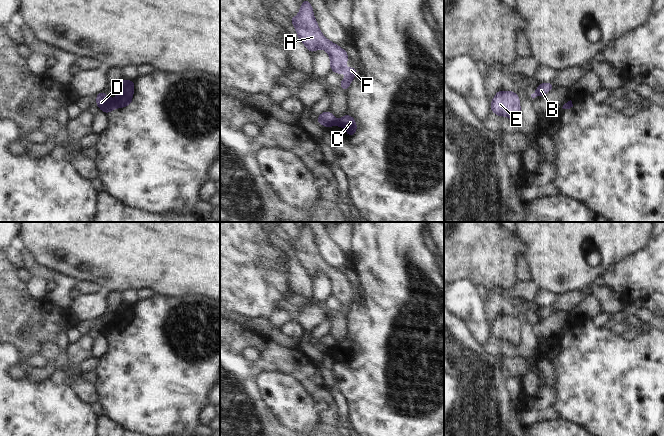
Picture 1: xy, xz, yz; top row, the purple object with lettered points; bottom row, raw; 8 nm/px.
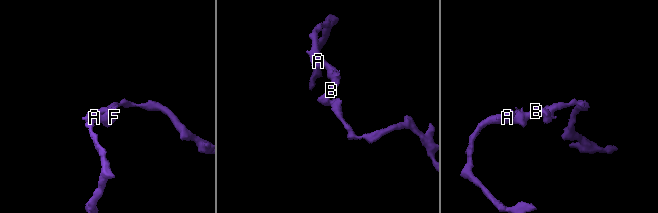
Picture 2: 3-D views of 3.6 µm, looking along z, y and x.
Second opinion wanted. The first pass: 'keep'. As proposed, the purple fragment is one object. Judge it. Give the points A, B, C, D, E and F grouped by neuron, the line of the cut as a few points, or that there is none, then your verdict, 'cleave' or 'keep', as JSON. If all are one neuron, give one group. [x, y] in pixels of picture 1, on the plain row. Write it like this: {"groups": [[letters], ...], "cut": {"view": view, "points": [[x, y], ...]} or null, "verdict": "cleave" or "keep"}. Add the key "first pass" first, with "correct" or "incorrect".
{"first pass": "incorrect", "groups": [["A", "B", "D", "E", "F"], ["C"]], "cut": {"view": "xy", "points": [[113, 325], [111, 332]]}, "verdict": "cleave"}

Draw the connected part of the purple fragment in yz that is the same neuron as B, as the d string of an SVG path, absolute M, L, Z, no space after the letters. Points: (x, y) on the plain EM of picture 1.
M551 306L548 307L540 307L538 309L537 314L531 318L531 321L534 323L537 320L543 320L547 318L550 314L554 313L555 311L551 308Z

